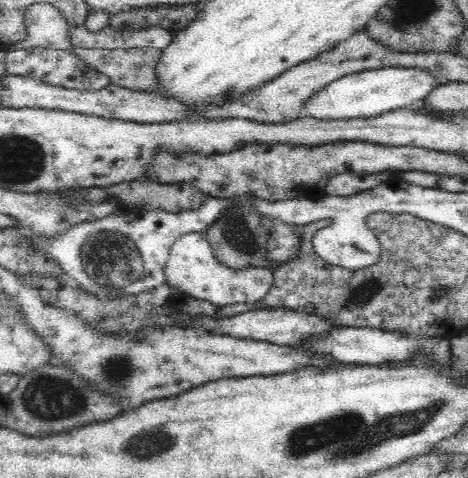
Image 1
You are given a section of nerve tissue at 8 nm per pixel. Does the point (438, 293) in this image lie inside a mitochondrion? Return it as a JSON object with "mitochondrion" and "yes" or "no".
{"mitochondrion":"no"}

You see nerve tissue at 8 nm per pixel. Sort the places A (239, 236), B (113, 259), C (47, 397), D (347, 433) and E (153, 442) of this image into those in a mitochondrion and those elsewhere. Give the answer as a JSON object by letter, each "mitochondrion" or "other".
{"A":"mitochondrion","B":"mitochondrion","C":"mitochondrion","D":"mitochondrion","E":"mitochondrion"}

